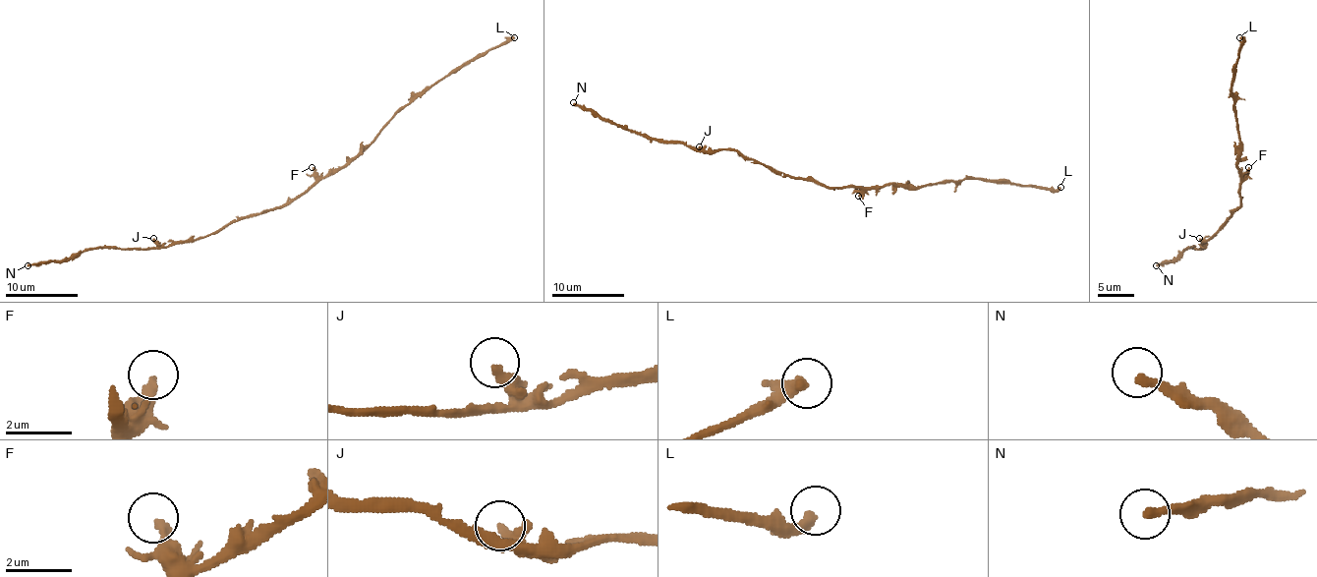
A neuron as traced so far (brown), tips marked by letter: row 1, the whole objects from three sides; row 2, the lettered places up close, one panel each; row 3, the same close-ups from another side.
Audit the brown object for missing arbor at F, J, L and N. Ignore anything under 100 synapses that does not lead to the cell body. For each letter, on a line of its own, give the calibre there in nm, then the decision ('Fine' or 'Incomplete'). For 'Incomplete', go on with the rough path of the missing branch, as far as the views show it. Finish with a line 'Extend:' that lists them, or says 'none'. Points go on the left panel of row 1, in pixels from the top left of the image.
F: Thickness 300 nm. Fine
J: Thickness 280 nm. Fine
L: Thickness 260 nm. Incomplete
N: Thickness 260 nm. Fine
Extend: L

